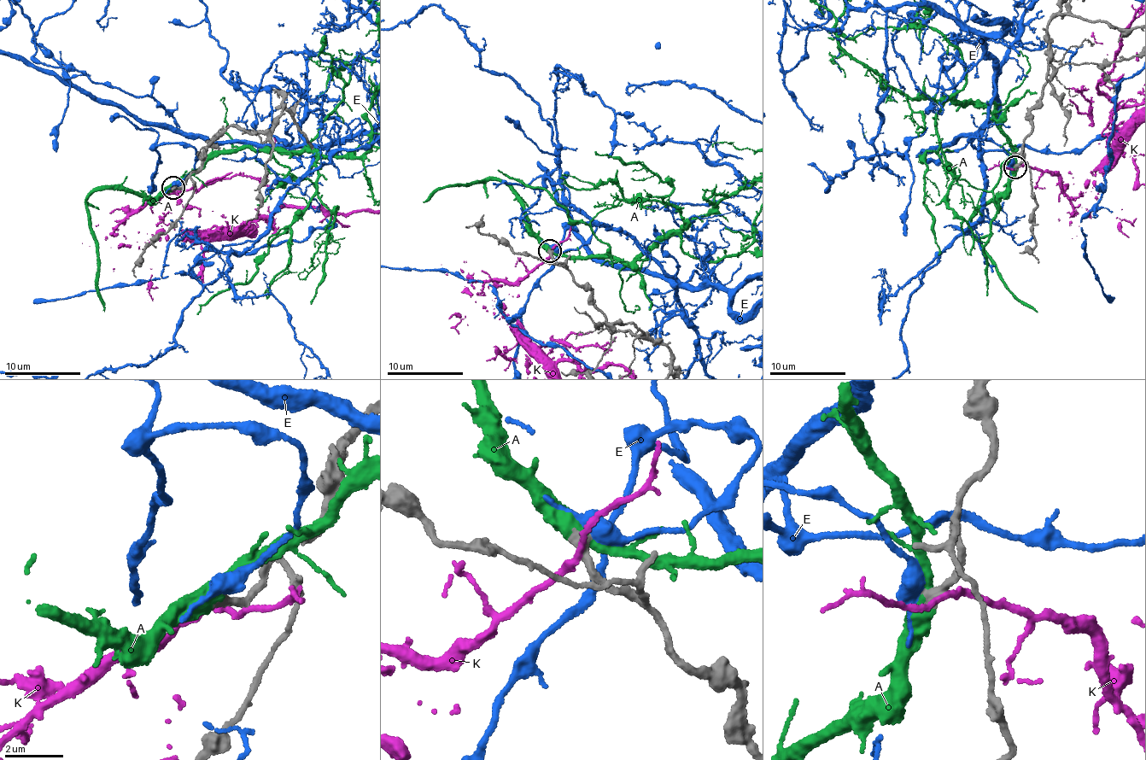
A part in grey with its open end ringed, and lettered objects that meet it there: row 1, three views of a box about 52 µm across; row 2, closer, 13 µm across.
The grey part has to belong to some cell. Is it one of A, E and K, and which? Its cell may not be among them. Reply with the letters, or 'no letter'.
A

